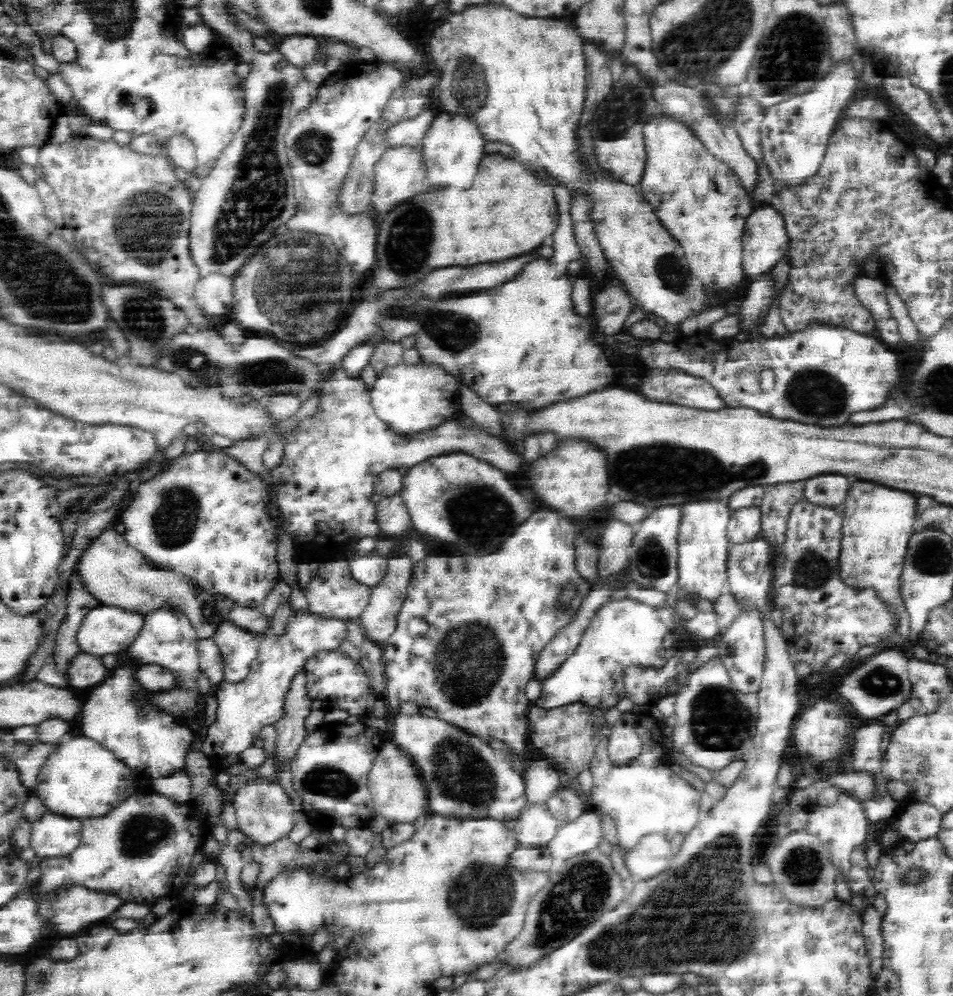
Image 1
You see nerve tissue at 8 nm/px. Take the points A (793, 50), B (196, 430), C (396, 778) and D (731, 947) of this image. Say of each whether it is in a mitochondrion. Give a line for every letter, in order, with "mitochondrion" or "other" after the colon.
A: mitochondrion
B: other
C: other
D: mitochondrion

